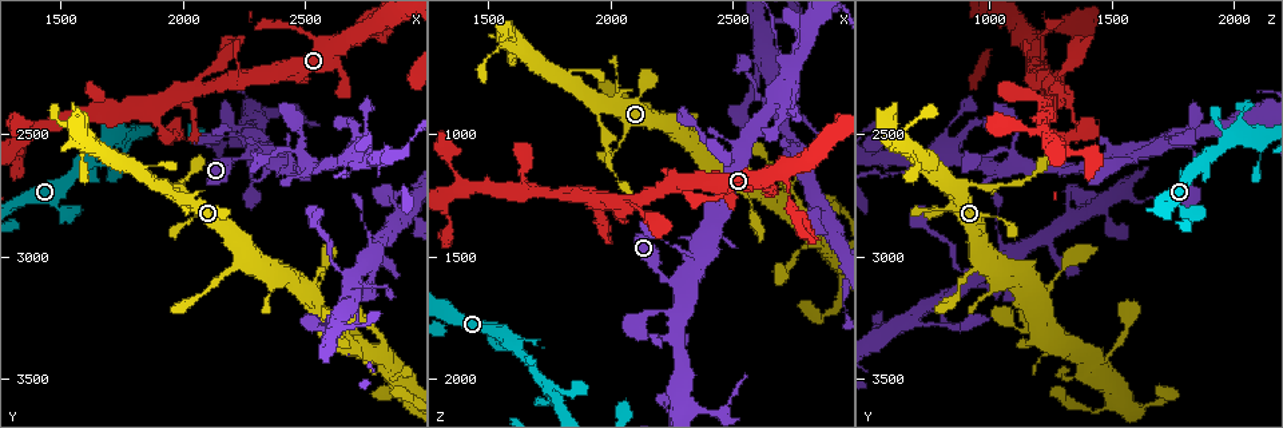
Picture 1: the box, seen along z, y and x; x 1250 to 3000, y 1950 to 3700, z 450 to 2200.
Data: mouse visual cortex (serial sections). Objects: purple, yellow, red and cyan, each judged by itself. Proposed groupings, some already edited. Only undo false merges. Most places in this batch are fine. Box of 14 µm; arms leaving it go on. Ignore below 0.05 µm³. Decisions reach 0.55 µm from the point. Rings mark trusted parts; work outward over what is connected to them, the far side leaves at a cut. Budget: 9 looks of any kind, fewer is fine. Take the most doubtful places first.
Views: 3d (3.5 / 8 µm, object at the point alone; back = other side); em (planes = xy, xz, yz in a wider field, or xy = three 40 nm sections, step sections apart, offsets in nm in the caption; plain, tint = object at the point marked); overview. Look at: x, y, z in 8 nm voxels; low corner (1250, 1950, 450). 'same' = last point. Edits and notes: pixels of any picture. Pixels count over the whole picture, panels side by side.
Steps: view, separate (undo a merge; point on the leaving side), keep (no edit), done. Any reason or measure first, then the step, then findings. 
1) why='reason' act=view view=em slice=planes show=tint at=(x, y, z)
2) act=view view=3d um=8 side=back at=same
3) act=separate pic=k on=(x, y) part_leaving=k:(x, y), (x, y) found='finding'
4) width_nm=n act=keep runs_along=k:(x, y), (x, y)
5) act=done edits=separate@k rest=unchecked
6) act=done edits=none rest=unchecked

why='thin arm on a thick one' act=view view=3d um=3.5 side=back at=(1960, 2760, 870)

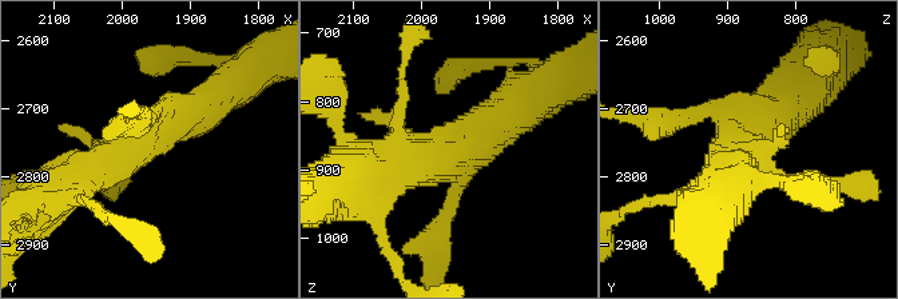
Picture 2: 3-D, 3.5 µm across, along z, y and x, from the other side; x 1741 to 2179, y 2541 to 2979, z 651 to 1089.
arms=3 arm_widths_nm=200,450,500 why='now the EM' act=view view=em slice=xy step=1 show=tint at=(1965, 2750, 880)

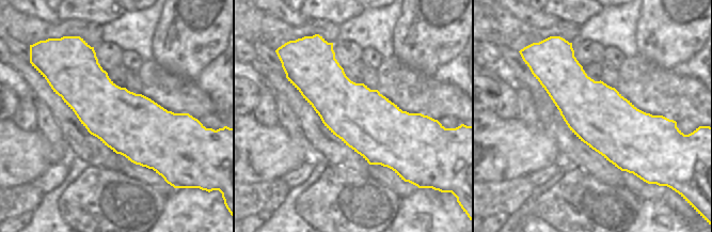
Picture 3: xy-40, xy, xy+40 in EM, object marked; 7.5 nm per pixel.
act=keep runs_along=2:(54, 192), (210, 106) found='continuous, no second cell'

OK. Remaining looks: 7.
why='abrupt turn' act=view view=3d um=3.5 side=back at=(1620, 2610, 1880)

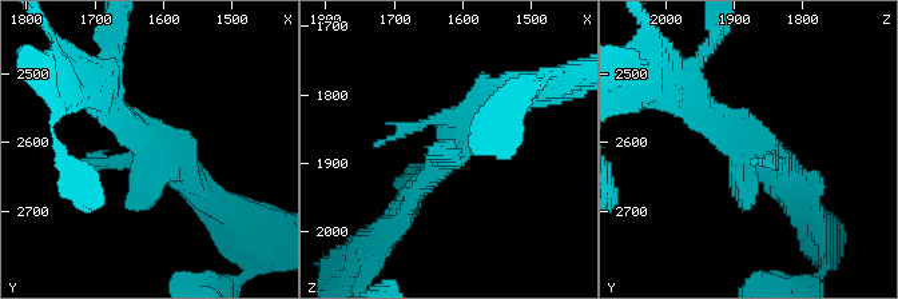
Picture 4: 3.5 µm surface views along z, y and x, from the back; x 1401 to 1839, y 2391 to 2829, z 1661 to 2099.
why='need the tissue' act=view view=em slice=xy step=2 show=tint at=(1615, 2600, 1875)

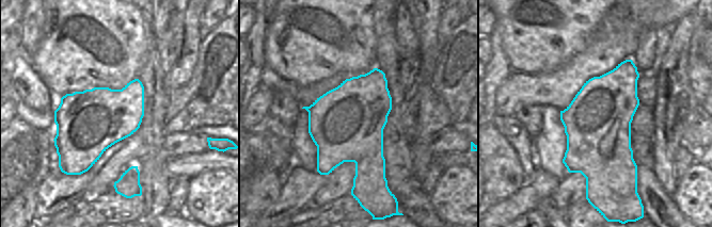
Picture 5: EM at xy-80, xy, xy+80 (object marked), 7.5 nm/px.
act=keep runs_along=4:(798, 196), (695, 94) found='one cell here'

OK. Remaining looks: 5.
act=view view=3d um=3.5 at=(2280, 2540, 1800)

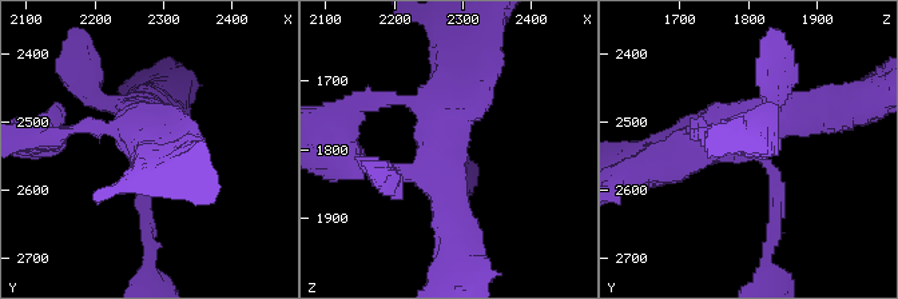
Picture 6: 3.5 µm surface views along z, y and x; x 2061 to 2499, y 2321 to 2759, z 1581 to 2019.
act=view view=em slice=xy step=3 show=tint at=same

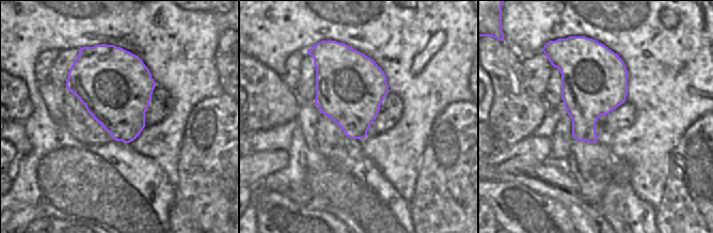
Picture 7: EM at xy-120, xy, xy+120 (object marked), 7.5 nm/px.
act=view view=em slice=xy step=5 show=tint at=same

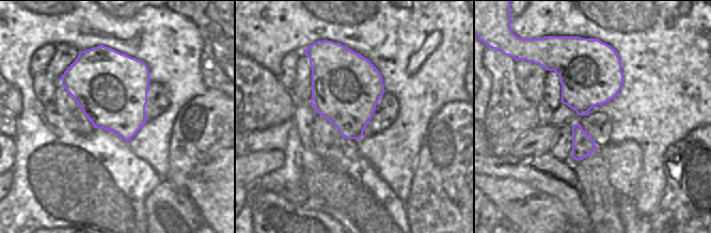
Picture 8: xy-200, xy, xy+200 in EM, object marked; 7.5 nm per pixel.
act=keep runs_along=6:(671, 162), (722, 130), (829, 112) found='continuous, no second cell'

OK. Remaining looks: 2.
why='four-way junction' act=view view=3d um=3.5 at=(1750, 2500, 2050)

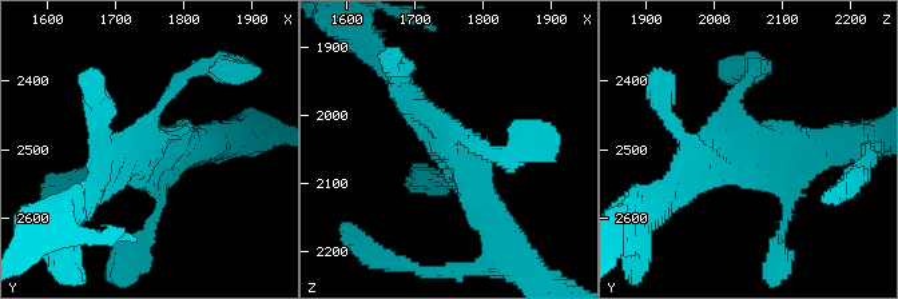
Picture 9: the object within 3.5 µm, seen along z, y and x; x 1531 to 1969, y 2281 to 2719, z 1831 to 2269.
arms=4 arm_widths_nm=150,150,350,400 act=view view=em slice=xy step=5 show=tint at=(1760, 2495, 2060)

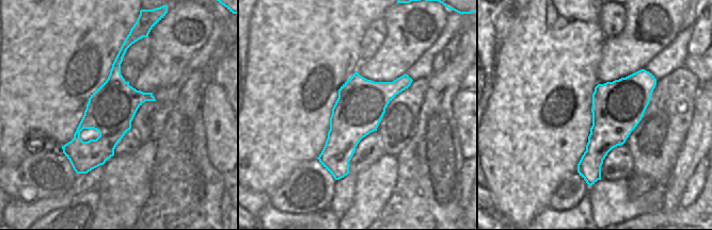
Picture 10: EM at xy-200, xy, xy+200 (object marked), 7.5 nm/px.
act=keep runs_along=10:(125, 46), (111, 132), (88, 168) found='all the same cell'

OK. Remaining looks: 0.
act=done edits=none rest=unchecked

